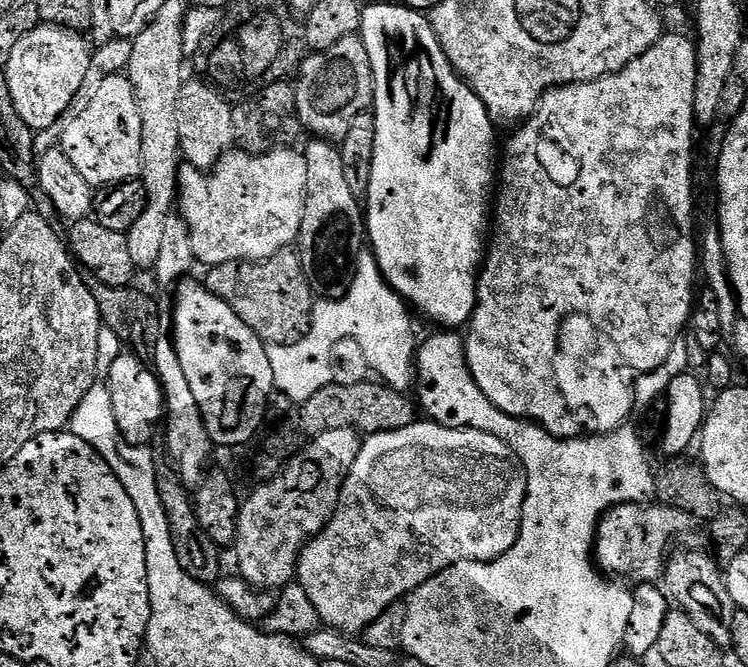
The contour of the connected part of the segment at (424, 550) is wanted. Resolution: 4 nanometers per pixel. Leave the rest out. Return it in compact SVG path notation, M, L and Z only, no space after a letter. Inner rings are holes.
M417 422L410 428L402 428L398 432L377 432L369 435L360 445L360 453L349 473L349 484L340 497L340 505L325 528L309 540L300 552L300 564L296 568L298 583L303 586L312 604L312 610L320 615L327 627L345 634L360 634L371 626L393 603L405 595L404 588L415 590L421 588L430 578L434 578L442 570L454 566L463 560L497 560L506 550L510 550L520 537L520 523L524 499L528 493L528 475L524 463L518 459L509 444L502 443L494 434L441 428L431 422ZM368 473L376 479L360 480L360 476Z

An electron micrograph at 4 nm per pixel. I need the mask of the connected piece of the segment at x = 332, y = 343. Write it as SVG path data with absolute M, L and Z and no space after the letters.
M361 265L357 269L357 277L352 280L351 289L342 299L326 300L317 299L312 310L312 320L310 330L305 337L299 342L283 346L274 346L269 349L271 358L271 368L277 372L286 370L286 386L288 388L288 396L294 401L295 405L302 405L318 390L326 387L335 381L336 363L335 348L340 342L346 338L352 338L359 342L366 354L366 360L369 362L371 371L379 379L382 379L389 387L397 392L409 391L409 387L414 384L416 378L416 370L414 361L416 358L416 346L412 344L412 328L410 326L410 316L406 312L408 306L401 299L392 287L389 286L386 279L380 273L380 269L375 266L366 267Z

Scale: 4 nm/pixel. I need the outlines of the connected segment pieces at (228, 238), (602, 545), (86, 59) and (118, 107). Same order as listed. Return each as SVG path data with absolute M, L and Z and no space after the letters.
M276 146L264 150L261 156L256 156L255 151L229 150L210 171L188 166L179 173L178 212L189 228L193 254L200 264L213 266L235 260L265 261L297 243L308 197L308 167L303 151L296 150L292 146Z
M620 504L611 508L596 525L594 560L609 577L623 578L633 585L650 584L664 575L669 559L668 547L694 525L693 517L668 504Z
M41 23L14 46L4 71L13 104L20 118L33 132L52 127L62 114L65 115L86 80L92 50L84 38L68 28Z
M127 75L105 78L90 104L69 120L58 147L91 186L115 186L135 181L141 175L142 114L139 113L135 91Z

